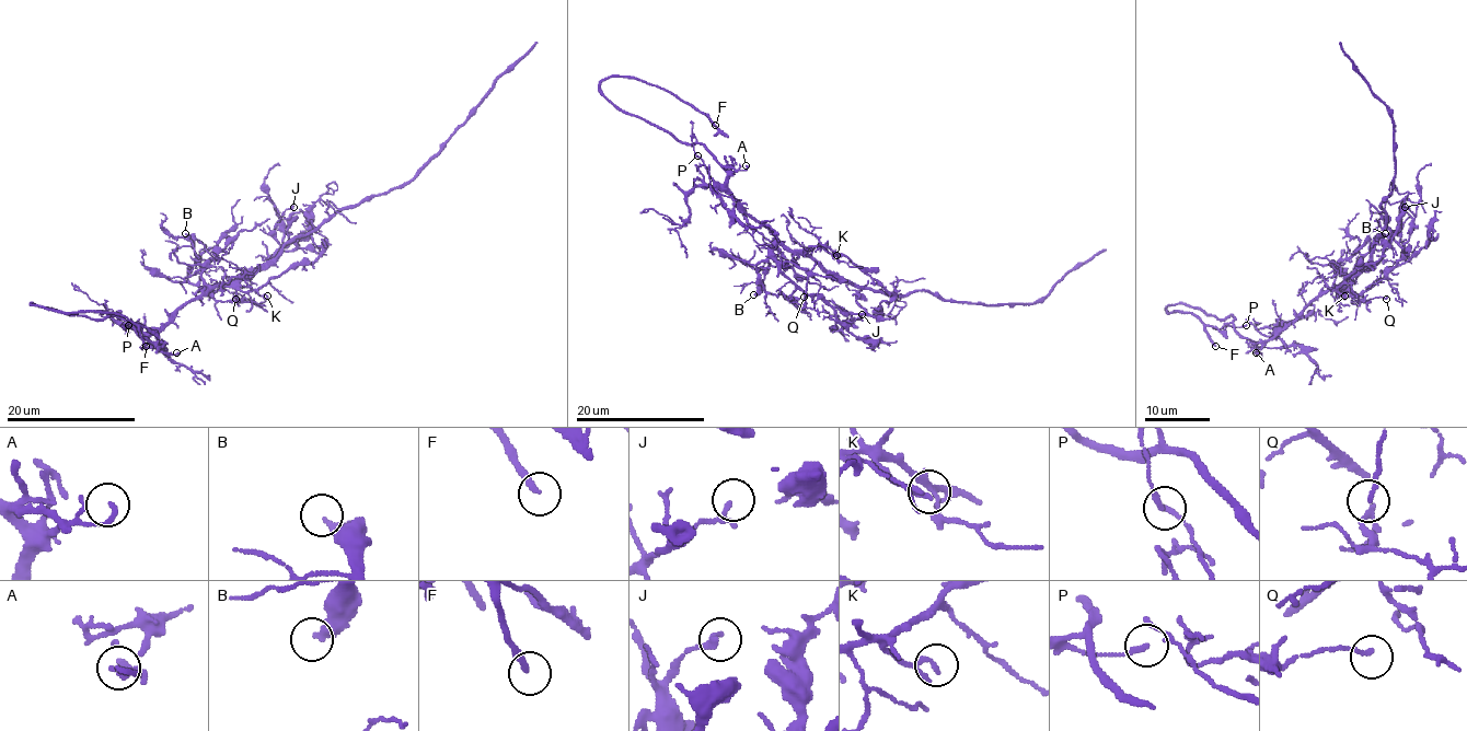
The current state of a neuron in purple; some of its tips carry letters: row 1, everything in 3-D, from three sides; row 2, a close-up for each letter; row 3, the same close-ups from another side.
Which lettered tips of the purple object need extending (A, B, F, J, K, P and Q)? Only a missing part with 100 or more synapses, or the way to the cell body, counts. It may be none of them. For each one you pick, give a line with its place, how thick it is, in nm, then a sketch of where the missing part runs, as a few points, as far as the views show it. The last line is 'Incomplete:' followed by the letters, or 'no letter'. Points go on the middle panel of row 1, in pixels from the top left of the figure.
F: place (715, 125); calibre 220 nm
Incomplete: F

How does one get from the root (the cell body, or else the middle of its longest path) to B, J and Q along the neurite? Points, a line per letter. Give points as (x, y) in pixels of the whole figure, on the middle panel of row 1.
B: (784, 245), (777, 245), (772, 252), (769, 273), (753, 294)
J: (784, 245), (777, 245), (773, 256), (787, 277), (808, 294), (821, 294), (848, 313), (851, 324), (862, 314)
Q: (784, 245), (777, 245), (773, 256), (777, 260), (797, 264), (807, 274), (804, 297)

